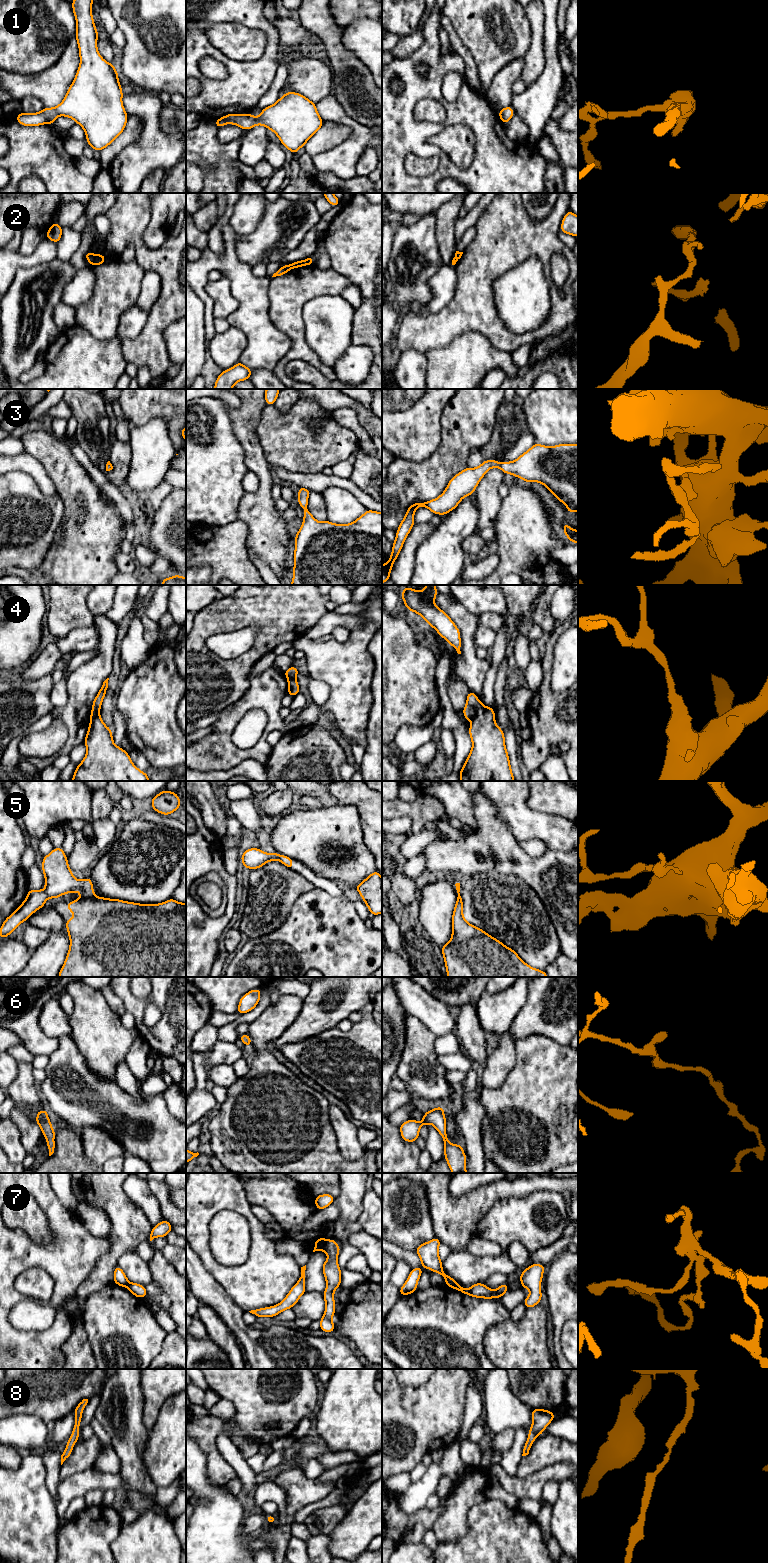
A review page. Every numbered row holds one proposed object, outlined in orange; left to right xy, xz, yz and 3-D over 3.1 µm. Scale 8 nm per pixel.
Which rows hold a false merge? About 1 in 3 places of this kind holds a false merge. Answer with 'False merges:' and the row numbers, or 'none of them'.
False merges: 2, 4, 7

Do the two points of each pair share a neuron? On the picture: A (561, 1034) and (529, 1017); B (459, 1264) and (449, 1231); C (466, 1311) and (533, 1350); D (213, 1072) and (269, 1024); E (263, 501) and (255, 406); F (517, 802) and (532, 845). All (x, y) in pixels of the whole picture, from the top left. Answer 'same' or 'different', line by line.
A: same
B: different
C: different
D: different
E: same
F: different

